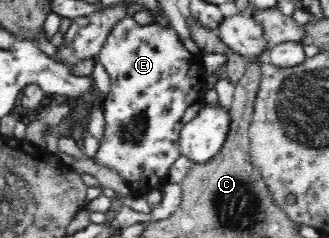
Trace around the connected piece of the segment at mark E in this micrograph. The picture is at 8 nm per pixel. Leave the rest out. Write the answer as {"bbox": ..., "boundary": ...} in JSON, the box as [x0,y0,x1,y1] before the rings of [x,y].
{"bbox":[96,16,205,197],"boundary":[[[122,16],[96,56],[111,78],[111,91],[102,106],[106,136],[96,159],[118,169],[130,183],[132,194],[139,197],[168,183],[167,171],[181,156],[176,142],[184,111],[202,100],[205,91],[200,55],[190,52],[180,38],[171,23],[170,27],[139,25],[134,17]]]}

